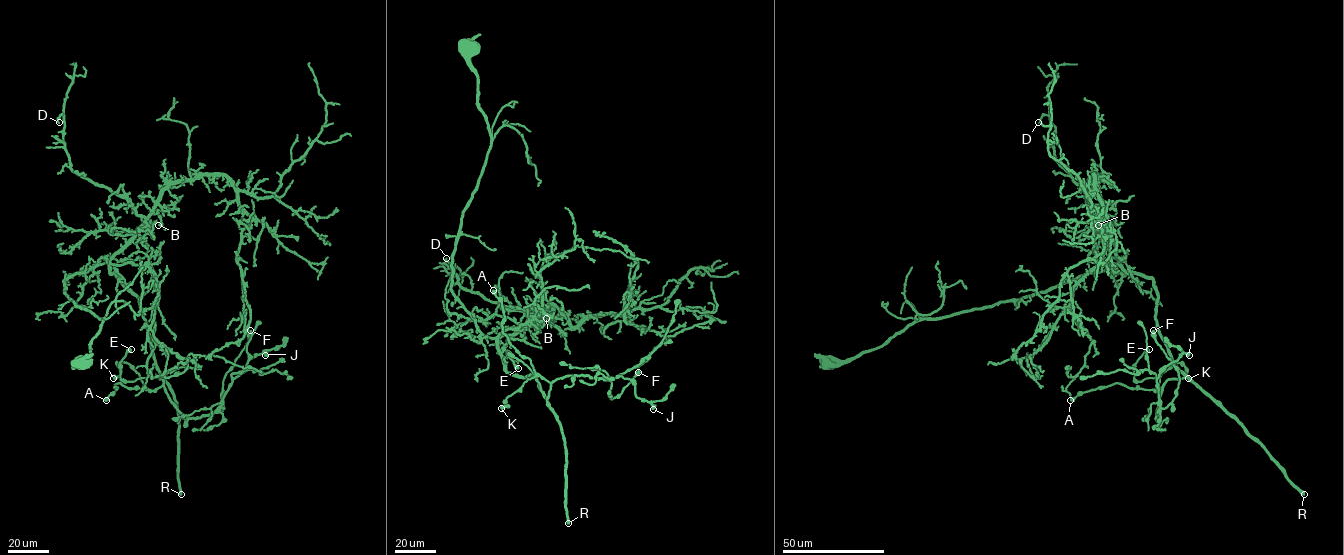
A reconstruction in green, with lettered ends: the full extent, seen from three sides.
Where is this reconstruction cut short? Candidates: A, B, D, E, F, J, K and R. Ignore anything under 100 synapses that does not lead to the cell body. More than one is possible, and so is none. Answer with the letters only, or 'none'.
R

